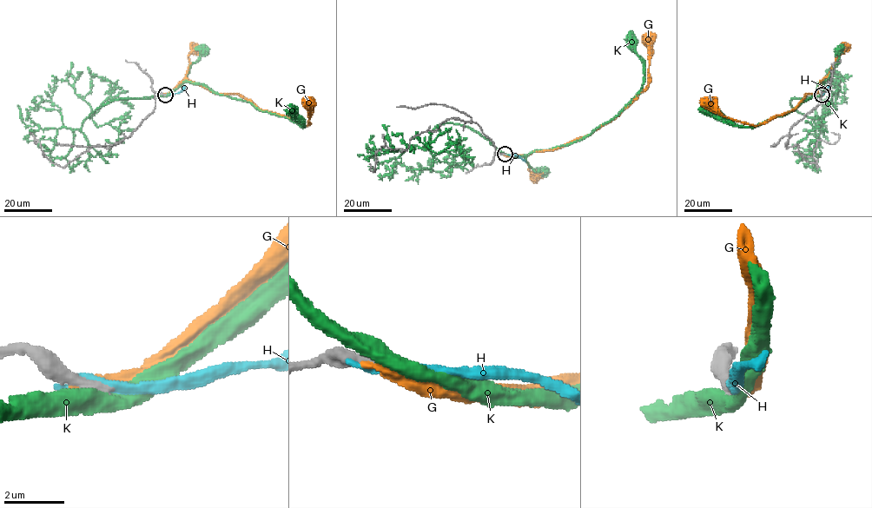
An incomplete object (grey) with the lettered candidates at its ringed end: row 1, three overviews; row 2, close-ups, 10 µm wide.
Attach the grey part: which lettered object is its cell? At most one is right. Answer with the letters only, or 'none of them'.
none of them

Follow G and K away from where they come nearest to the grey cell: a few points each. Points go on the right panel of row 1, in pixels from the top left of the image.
G: (822, 95), (822, 80), (815, 93), (809, 93), (794, 108), (758, 125), (746, 124), (727, 117), (706, 101)
K: (822, 95), (824, 92), (822, 82), (808, 100), (794, 110), (751, 127), (729, 125), (715, 117), (710, 110)

